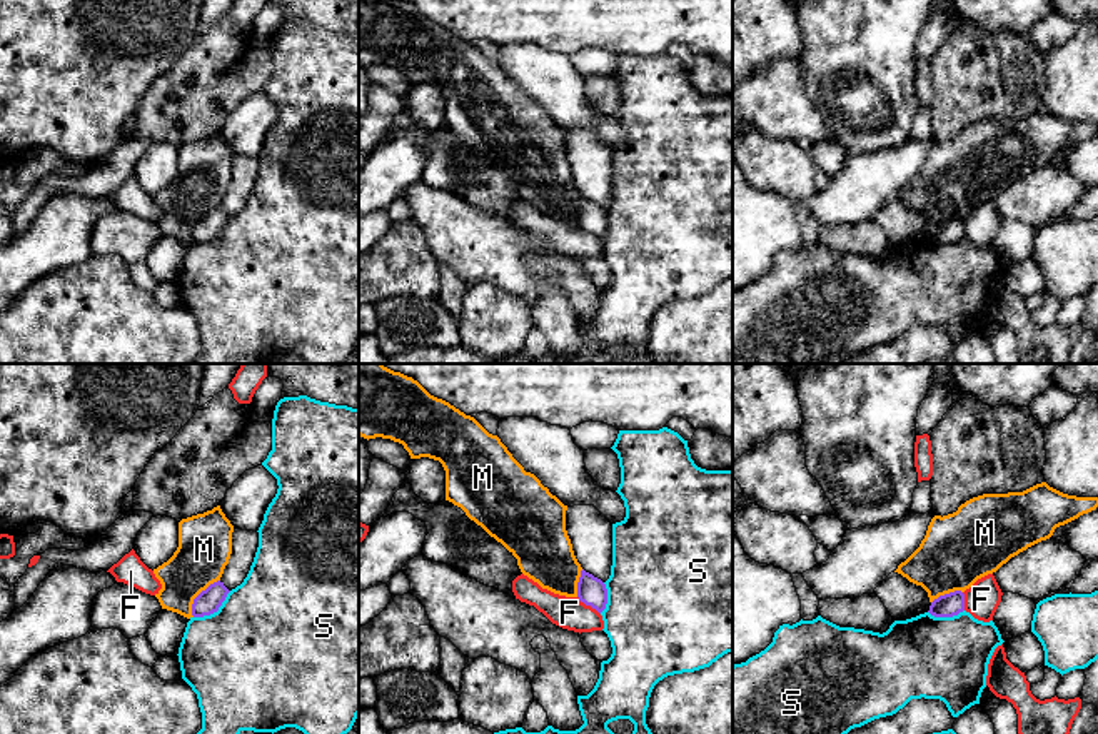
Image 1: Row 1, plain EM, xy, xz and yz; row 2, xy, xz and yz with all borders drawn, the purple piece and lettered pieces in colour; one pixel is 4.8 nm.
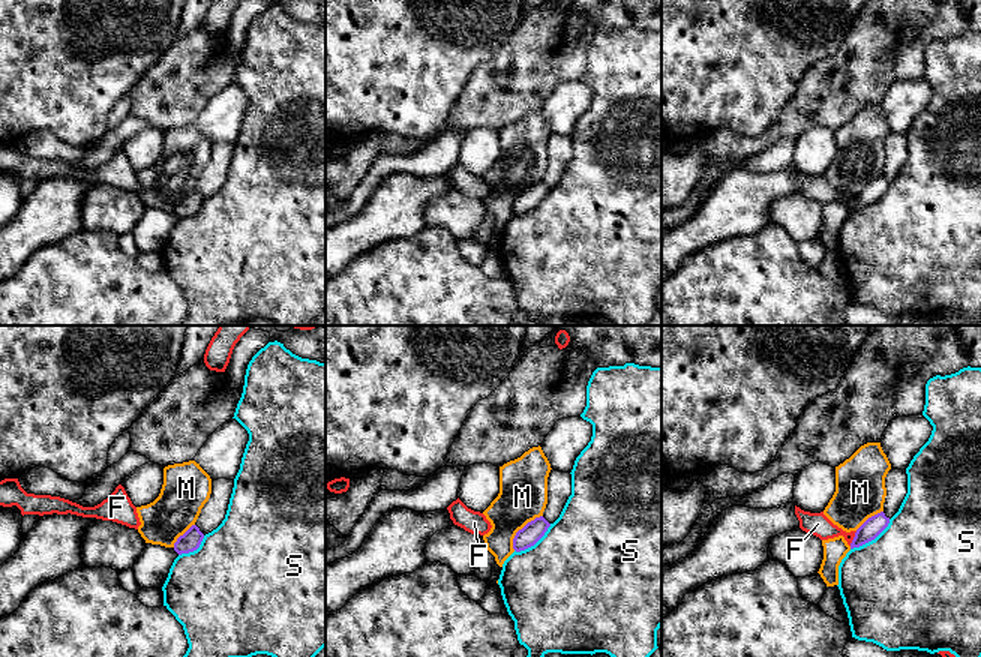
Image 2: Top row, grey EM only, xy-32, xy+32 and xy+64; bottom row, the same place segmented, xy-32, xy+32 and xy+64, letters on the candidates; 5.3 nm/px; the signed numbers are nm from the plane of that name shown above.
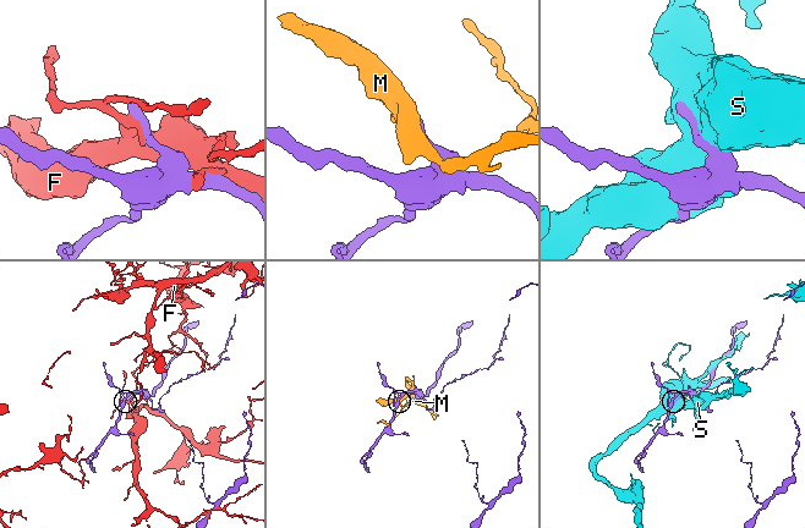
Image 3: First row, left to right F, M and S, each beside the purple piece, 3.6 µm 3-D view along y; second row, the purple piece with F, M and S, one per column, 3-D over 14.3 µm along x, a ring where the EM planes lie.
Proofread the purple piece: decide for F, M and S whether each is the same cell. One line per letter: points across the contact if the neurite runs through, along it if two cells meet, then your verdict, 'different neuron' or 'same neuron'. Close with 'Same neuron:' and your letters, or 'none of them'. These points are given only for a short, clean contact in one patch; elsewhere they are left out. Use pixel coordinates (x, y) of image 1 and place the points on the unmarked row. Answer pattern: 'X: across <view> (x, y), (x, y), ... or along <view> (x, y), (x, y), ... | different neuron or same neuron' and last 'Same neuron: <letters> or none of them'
F: different neuron
M: different neuron
S: different neuron
Same neuron: none of them

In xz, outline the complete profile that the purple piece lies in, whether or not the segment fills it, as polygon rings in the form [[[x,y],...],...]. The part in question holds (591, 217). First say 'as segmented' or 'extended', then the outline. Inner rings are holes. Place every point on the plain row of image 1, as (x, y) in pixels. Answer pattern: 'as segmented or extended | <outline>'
as segmented | [[[582,195],[577,209],[577,224],[601,240],[607,230],[606,210]]]

